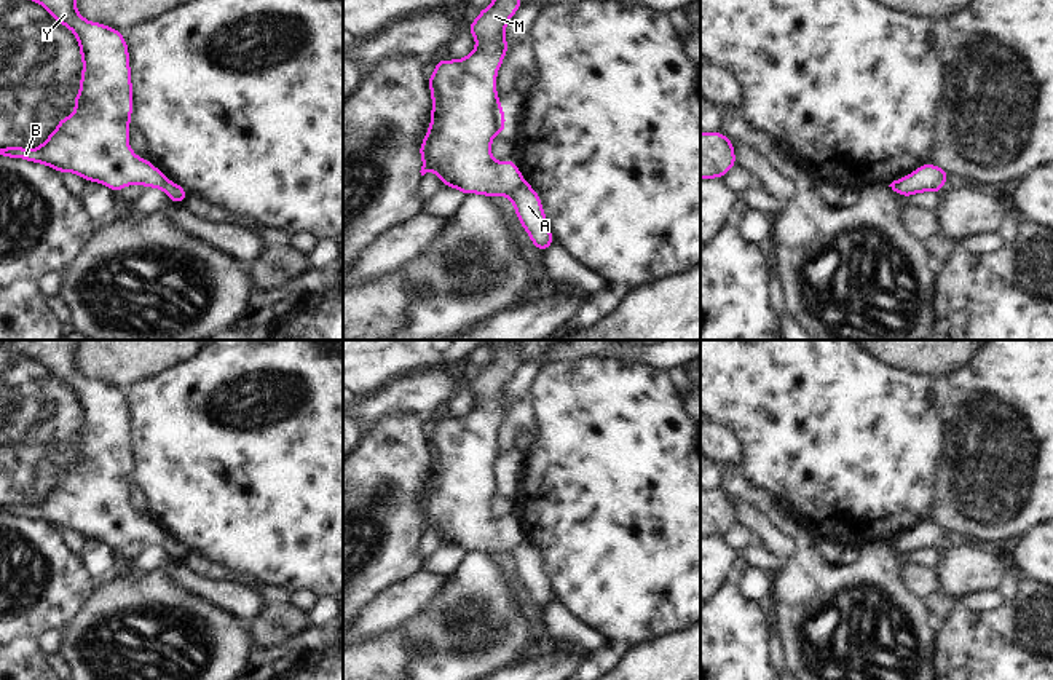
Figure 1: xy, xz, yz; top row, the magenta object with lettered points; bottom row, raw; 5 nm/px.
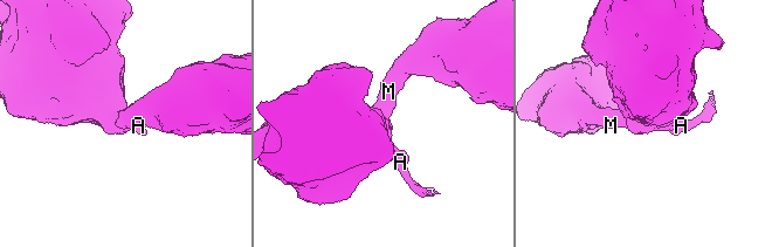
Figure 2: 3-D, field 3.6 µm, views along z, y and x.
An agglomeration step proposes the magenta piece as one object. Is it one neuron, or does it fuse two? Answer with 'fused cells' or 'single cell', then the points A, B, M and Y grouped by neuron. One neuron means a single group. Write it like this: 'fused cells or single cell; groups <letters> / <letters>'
fused cells; groups A / B M Y

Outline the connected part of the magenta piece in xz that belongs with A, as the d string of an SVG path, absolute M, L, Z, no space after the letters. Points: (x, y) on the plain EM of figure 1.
M523 538L520 544L509 552L509 557L515 567L515 575L530 594L533 603L538 608L546 610L555 597L544 571L539 551Z

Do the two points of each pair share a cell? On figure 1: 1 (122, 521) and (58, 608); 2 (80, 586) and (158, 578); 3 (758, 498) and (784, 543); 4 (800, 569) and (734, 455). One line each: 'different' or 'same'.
1: different
2: different
3: different
4: different

